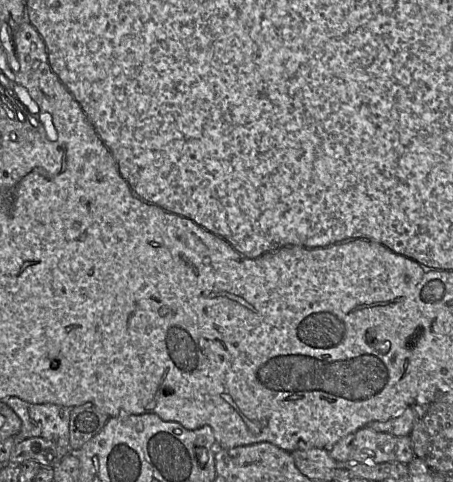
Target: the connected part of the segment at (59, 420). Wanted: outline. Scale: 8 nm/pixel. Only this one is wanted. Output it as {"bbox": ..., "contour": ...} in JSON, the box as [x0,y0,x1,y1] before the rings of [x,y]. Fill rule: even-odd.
{"bbox":[1,397,72,448],"contour":[[[18,397],[1,399],[20,418],[21,429],[15,444],[31,437],[41,437],[64,448],[69,447],[69,421],[72,408],[52,403],[33,404]]]}

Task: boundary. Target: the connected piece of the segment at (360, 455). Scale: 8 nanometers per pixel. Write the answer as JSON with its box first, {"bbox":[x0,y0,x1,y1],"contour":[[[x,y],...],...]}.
{"bbox":[328,426,415,465],"contour":[[[368,426],[341,438],[328,451],[340,462],[399,462],[407,465],[415,457],[409,435],[394,436]]]}

